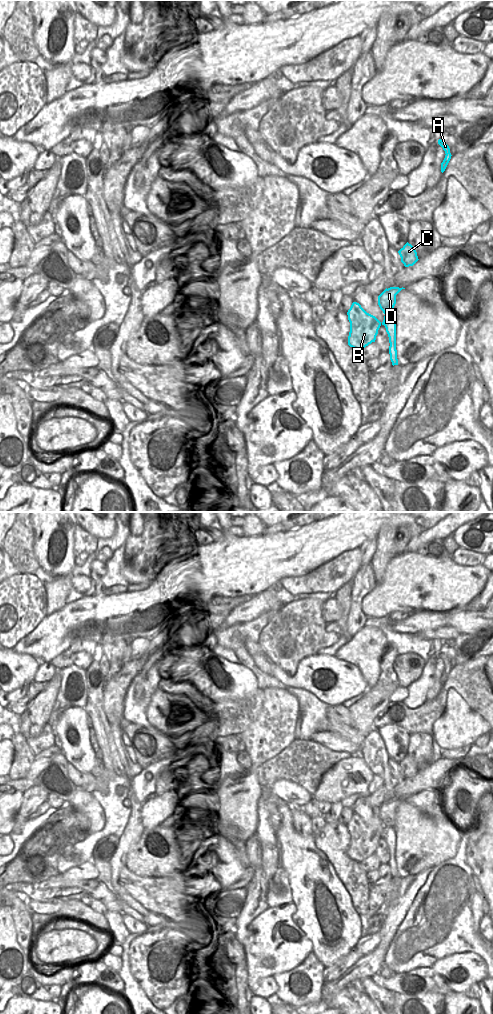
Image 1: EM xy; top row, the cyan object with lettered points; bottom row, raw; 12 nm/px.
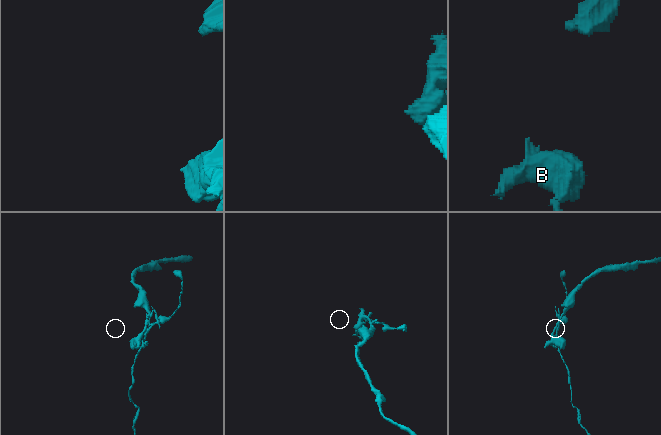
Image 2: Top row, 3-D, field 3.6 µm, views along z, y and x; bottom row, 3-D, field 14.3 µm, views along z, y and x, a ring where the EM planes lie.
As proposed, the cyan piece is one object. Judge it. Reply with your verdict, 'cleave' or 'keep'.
cleave

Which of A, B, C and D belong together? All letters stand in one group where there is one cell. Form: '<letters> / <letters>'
A D / B C

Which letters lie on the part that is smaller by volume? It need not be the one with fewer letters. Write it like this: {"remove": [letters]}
{"remove": ["A", "D"]}

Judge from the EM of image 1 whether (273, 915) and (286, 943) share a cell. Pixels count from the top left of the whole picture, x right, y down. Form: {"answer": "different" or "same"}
{"answer": "same"}

